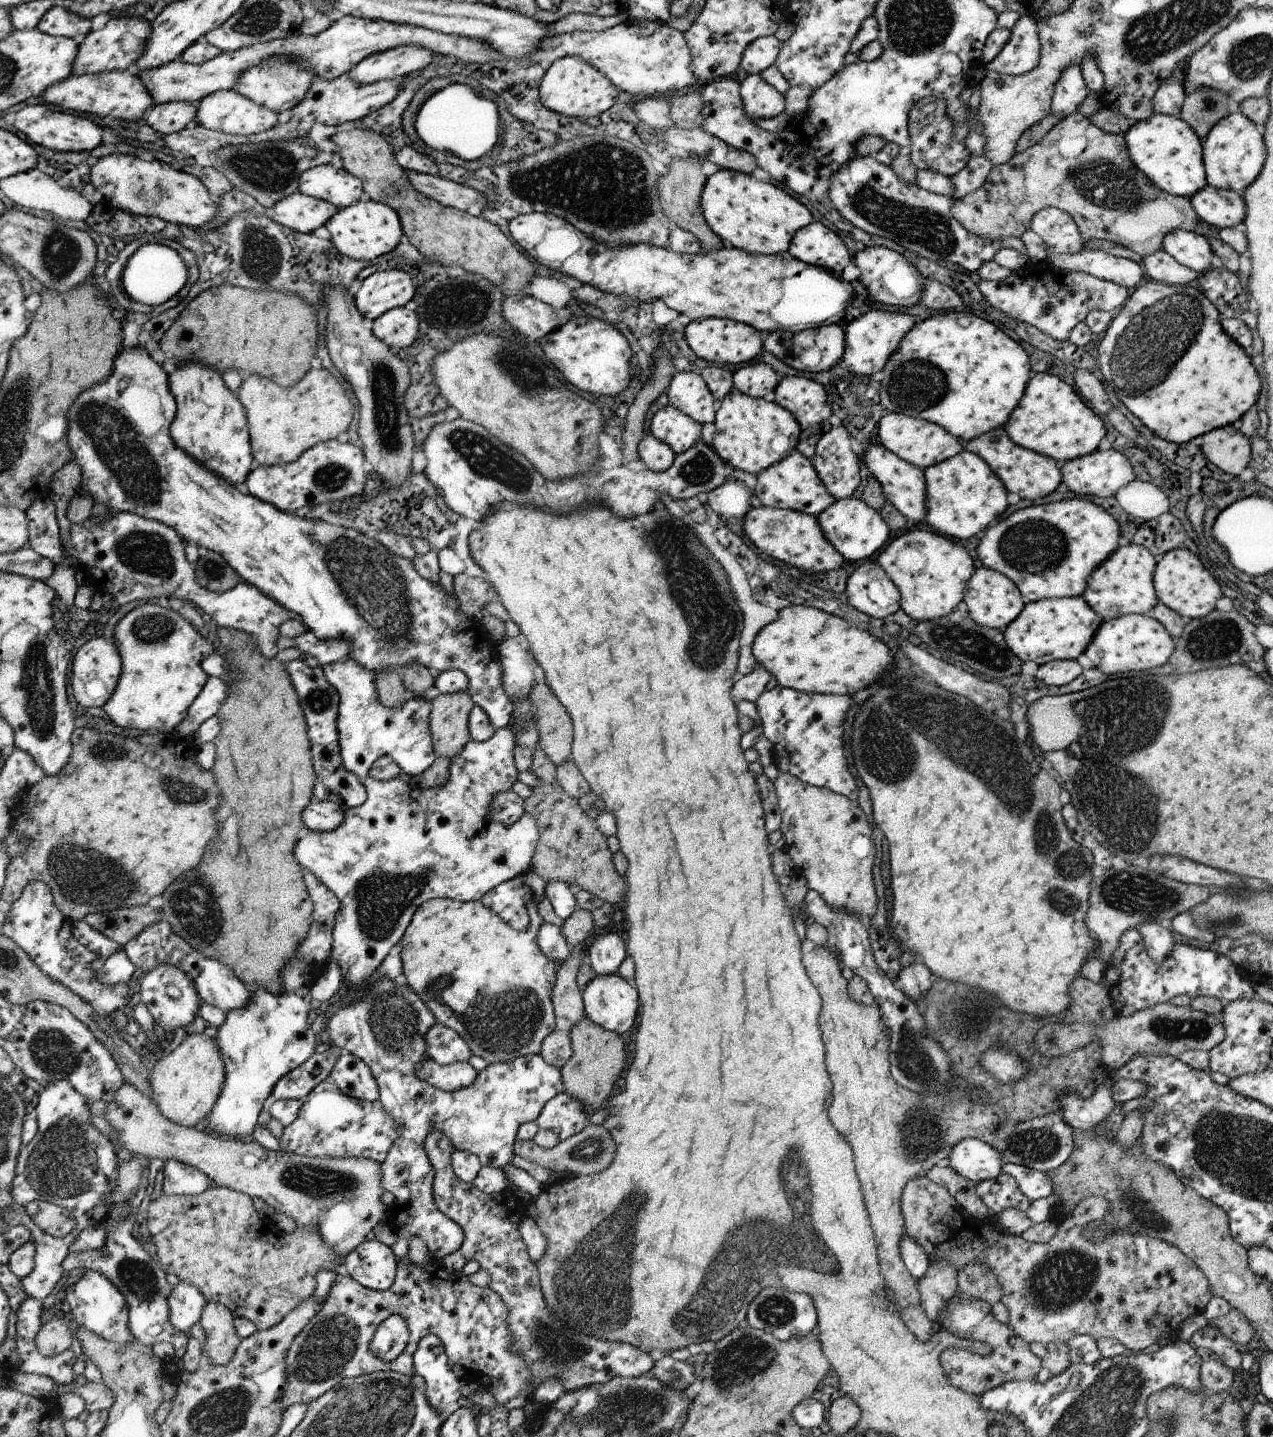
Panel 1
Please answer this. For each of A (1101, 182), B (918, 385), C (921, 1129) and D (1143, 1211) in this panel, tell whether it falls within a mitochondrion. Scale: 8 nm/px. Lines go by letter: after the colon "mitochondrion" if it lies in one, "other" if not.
A: mitochondrion
B: mitochondrion
C: mitochondrion
D: mitochondrion

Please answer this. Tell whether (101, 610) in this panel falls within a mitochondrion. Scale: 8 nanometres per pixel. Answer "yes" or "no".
no

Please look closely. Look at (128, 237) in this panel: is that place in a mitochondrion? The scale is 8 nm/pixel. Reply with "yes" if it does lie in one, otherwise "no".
no

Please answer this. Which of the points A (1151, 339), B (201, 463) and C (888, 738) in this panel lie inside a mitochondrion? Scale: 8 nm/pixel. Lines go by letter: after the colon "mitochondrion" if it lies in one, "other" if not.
A: mitochondrion
B: other
C: mitochondrion

